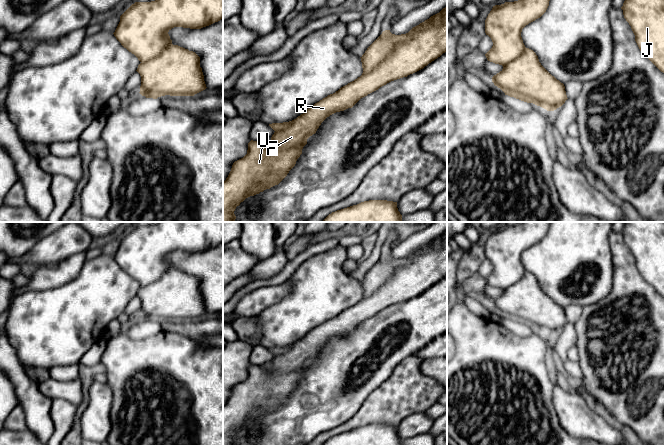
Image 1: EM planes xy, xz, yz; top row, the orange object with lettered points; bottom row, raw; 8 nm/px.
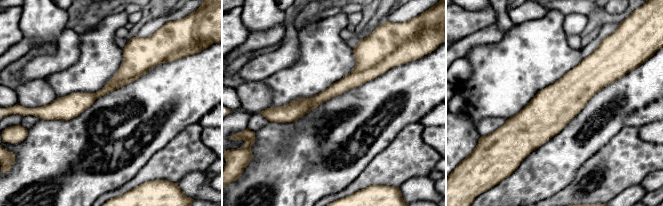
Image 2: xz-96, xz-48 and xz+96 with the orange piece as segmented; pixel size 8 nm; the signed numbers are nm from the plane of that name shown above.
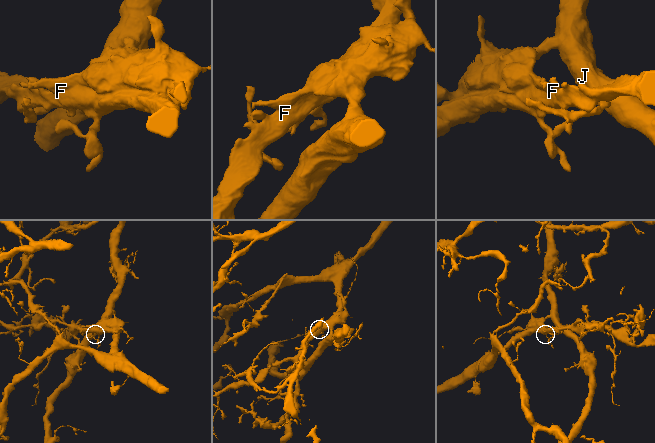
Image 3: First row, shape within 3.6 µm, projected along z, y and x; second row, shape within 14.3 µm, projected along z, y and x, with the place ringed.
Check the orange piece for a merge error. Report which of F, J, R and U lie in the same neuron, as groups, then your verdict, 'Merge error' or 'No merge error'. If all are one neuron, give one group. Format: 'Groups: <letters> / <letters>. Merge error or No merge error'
Groups: F R U / J. Merge error

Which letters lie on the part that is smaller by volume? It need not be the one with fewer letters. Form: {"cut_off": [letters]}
{"cut_off": ["J"]}

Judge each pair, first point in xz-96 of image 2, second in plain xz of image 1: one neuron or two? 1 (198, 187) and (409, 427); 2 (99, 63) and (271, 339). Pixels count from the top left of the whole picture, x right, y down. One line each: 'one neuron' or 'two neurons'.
1: one neuron
2: one neuron

